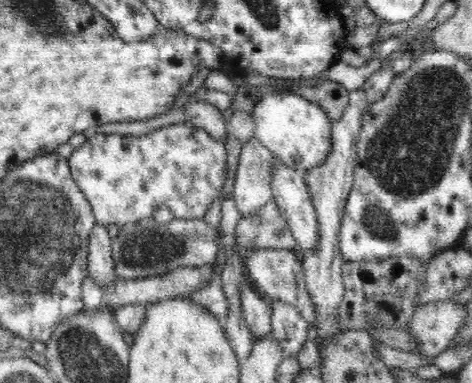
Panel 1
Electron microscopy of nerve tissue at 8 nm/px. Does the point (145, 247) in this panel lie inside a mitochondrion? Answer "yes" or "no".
yes

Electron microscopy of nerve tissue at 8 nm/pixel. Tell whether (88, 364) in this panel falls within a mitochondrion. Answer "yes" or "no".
yes

